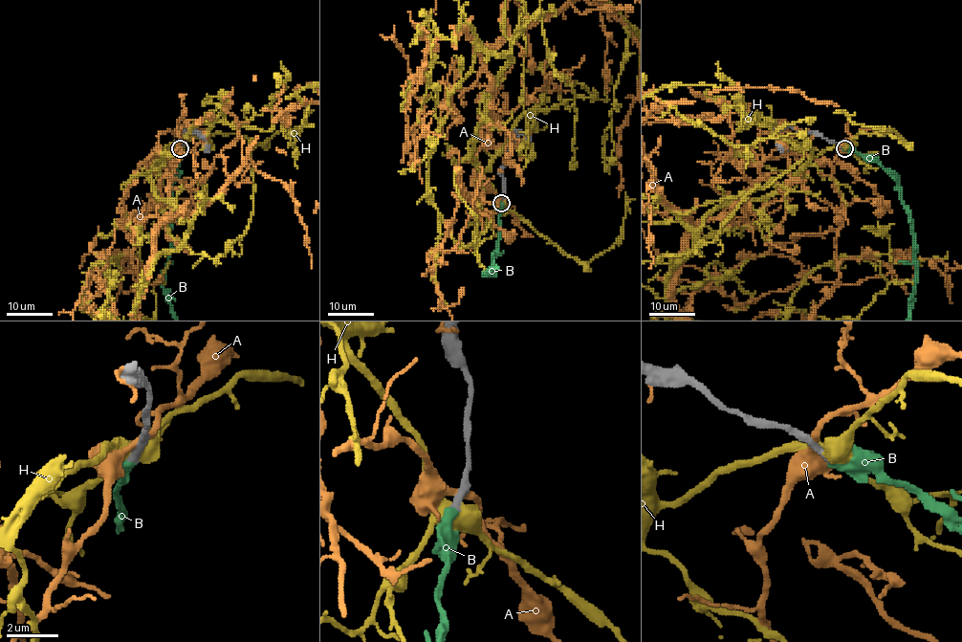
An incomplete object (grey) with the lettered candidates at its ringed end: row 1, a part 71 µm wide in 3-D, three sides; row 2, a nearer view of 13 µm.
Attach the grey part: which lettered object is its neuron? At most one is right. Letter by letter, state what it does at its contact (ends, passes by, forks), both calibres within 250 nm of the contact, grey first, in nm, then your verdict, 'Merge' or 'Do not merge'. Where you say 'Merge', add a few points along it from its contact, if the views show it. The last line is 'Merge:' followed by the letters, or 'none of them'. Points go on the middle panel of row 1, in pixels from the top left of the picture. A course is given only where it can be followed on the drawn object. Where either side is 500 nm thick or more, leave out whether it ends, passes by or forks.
A: It passes by. Thickness 400 nm (grey) against 280 nm. Do not merge
B: It ends there. Thickness 300 nm (grey) against 400 nm. Merge
H: It forks there. Thickness 320 nm (grey) against 480 nm. Do not merge
Merge: B

